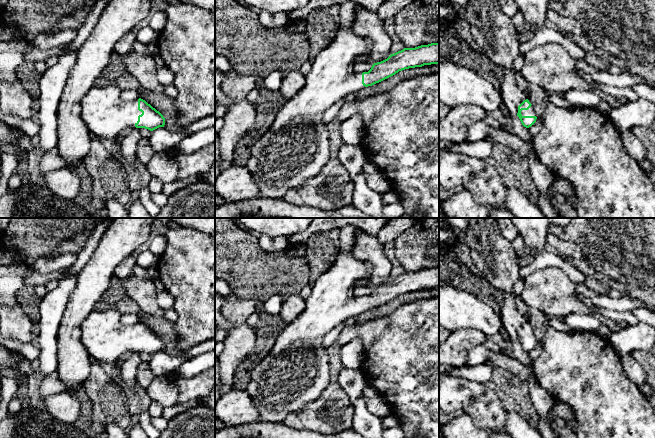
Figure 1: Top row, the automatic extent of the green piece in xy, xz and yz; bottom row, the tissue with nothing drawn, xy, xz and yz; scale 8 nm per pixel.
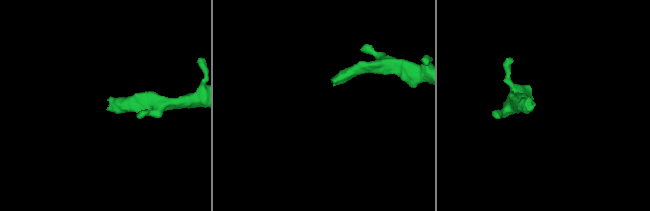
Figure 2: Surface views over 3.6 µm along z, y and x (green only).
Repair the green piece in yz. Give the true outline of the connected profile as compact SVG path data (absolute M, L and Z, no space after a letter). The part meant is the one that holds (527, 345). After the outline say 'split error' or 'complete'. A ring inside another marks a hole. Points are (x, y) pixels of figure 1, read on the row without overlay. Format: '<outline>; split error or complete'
M529 323L524 324L518 330L517 340L519 341L522 349L526 352L531 351L536 346L537 338Z; split error

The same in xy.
M116 308L93 310L82 322L81 340L92 360L99 363L114 363L125 353L145 352L153 355L164 351L165 342L159 335L141 322L125 326L120 322L121 316L122 314Z; split error

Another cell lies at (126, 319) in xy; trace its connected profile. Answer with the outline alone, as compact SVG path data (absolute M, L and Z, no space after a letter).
M122 314L120 322L125 326L136 325L140 322L137 314Z

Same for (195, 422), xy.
M205 405L186 408L168 420L166 429L158 438L215 438L215 409Z

